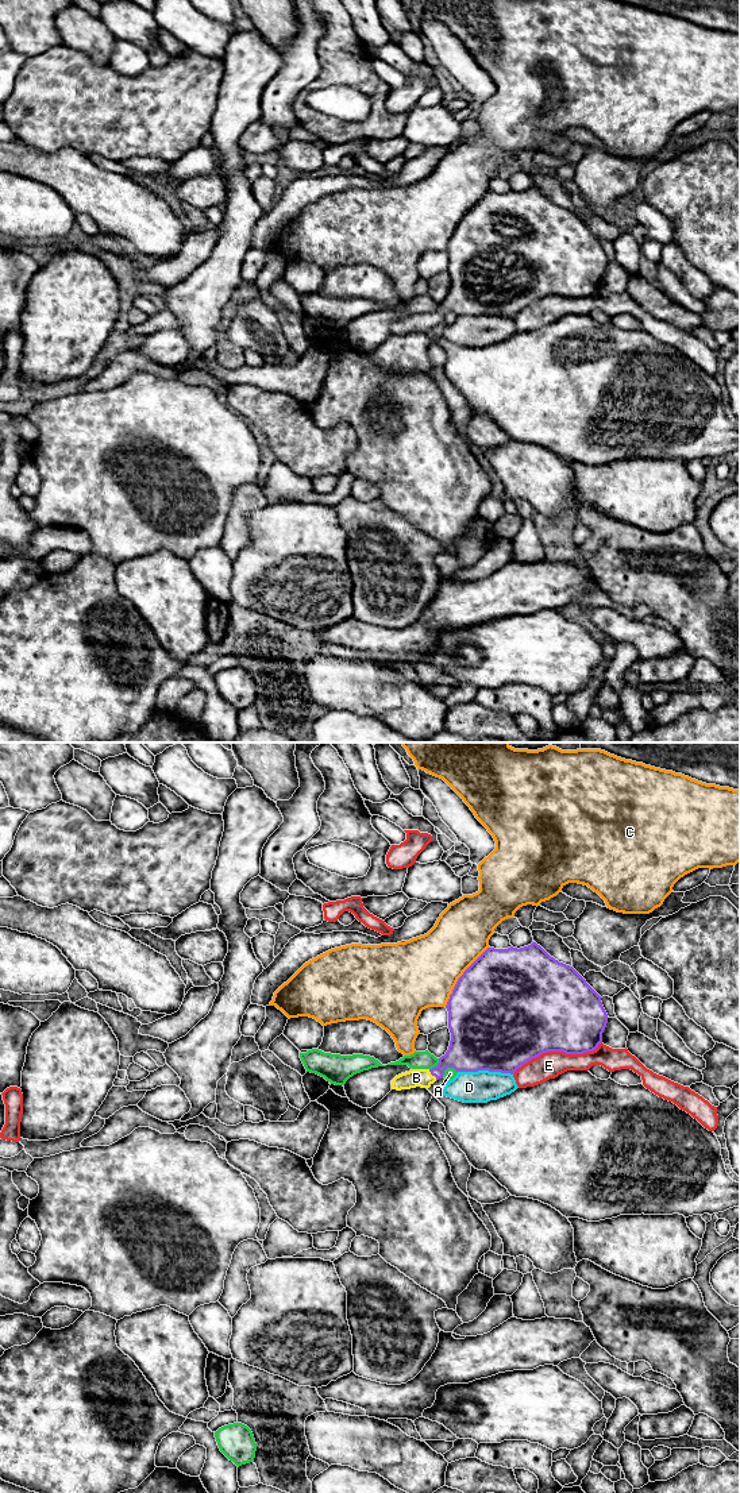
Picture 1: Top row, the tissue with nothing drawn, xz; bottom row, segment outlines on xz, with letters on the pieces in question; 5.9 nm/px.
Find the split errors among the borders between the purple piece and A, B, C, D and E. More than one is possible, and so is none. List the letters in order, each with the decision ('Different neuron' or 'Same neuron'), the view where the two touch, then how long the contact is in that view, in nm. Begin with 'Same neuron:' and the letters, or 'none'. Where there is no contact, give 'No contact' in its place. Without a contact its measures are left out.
Same neuron: B
A: Different neuron. Touches purple in xz. Shared border 100 nm
B: Same neuron. Touches purple in xz. Shared border 80 nm
C: Different neuron. Touches purple in xz. Shared border 440 nm
D: Different neuron. Touches purple in xz. Shared border 320 nm
E: Different neuron. Touches purple in xz. Shared border 550 nm

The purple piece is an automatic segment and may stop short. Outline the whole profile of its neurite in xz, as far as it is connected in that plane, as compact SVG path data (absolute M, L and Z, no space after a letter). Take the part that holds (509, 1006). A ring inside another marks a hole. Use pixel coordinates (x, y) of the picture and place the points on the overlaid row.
M532 942L524 948L487 948L458 979L446 1006L451 1041L448 1050L432 1069L412 1069L392 1080L392 1089L429 1088L442 1079L447 1068L456 1072L501 1072L510 1073L532 1058L547 1052L583 1054L593 1052L602 1042L608 1014L601 996L570 965L551 957L540 945Z

